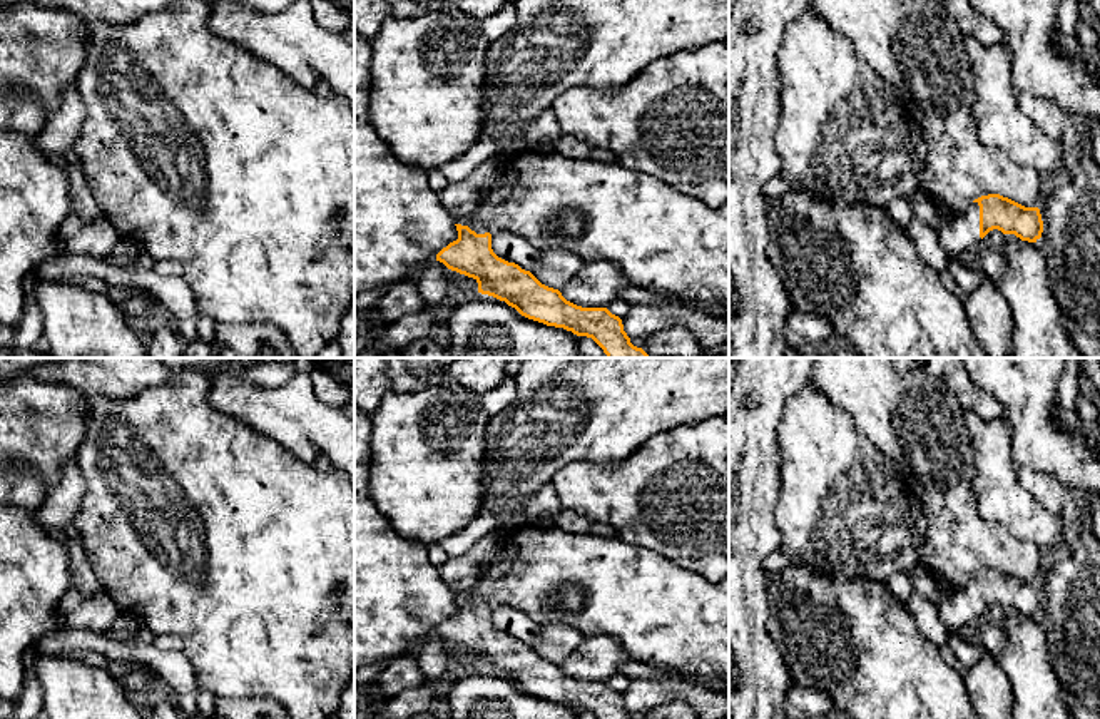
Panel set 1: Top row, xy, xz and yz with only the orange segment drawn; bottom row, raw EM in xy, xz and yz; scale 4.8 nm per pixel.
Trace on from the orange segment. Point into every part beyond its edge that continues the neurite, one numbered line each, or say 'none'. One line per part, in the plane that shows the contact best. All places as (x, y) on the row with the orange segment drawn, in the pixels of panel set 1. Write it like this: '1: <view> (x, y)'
1: yz (957, 233)

